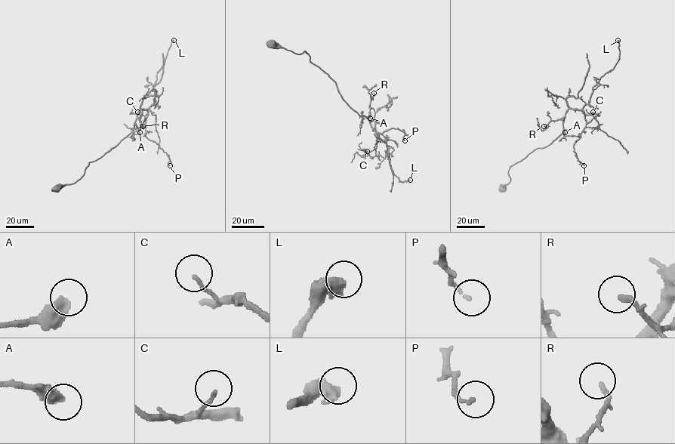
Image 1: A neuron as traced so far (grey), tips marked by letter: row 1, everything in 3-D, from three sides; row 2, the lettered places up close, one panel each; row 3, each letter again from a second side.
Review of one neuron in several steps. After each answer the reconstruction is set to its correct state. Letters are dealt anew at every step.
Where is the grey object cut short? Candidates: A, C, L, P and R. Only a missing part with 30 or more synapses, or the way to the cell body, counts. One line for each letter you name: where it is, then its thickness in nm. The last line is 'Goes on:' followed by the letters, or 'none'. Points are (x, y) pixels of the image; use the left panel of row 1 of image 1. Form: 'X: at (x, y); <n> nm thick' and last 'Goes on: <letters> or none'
L: at (174, 40); 550 nm thick
Goes on: L

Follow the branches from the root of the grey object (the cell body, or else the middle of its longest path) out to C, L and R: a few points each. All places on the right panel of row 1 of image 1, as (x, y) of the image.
C: (501, 189), (510, 182), (512, 166), (562, 132), (569, 109), (582, 111), (587, 122), (598, 115), (593, 112)
L: (501, 189), (510, 182), (512, 166), (562, 132), (569, 109), (588, 103), (593, 87), (618, 60), (617, 40)
R: (501, 189), (510, 182), (512, 166), (534, 149), (548, 146), (562, 132), (564, 117), (544, 126)

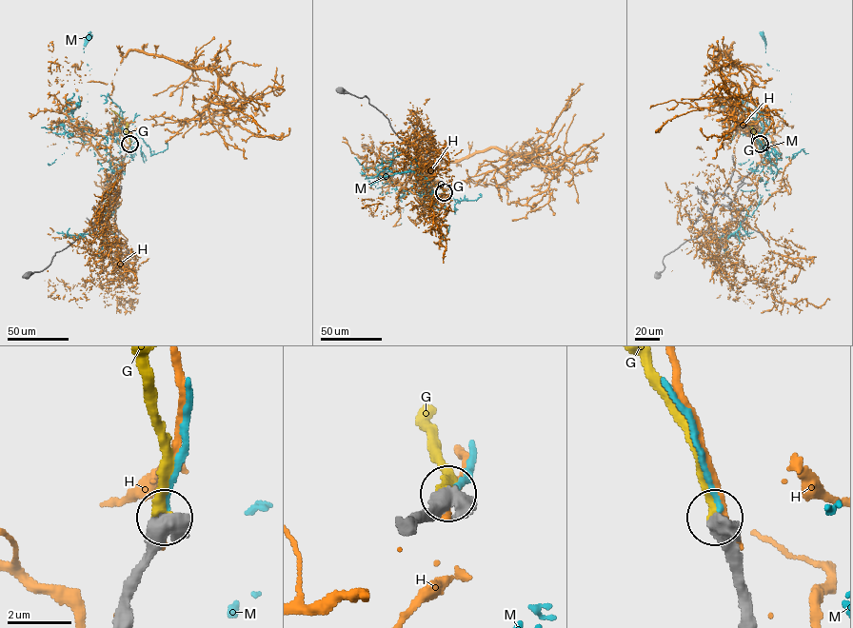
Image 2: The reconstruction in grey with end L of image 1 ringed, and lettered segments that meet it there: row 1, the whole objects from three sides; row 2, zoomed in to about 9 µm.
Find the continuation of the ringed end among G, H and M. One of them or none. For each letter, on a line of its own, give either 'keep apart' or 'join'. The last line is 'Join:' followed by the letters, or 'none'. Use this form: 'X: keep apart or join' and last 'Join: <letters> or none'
G: join
H: keep apart
M: keep apart
Join: G

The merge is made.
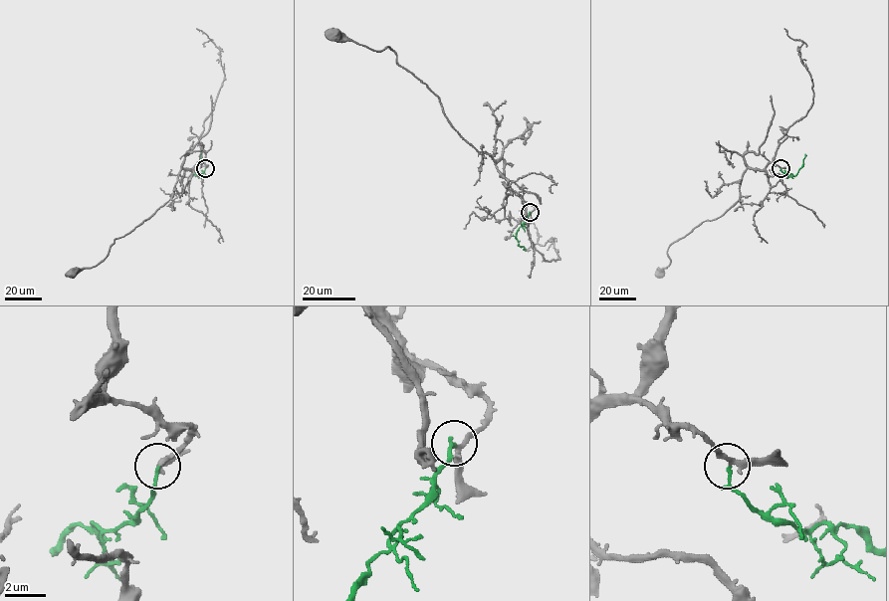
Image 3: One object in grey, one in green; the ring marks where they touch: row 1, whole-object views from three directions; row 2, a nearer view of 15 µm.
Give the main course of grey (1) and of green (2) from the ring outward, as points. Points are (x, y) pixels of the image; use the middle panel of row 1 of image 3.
1: (530, 213), (534, 207), (450, 124), (439, 99), (388, 47), (372, 51), (334, 34)
2: (530, 212), (516, 232), (518, 244), (526, 249)

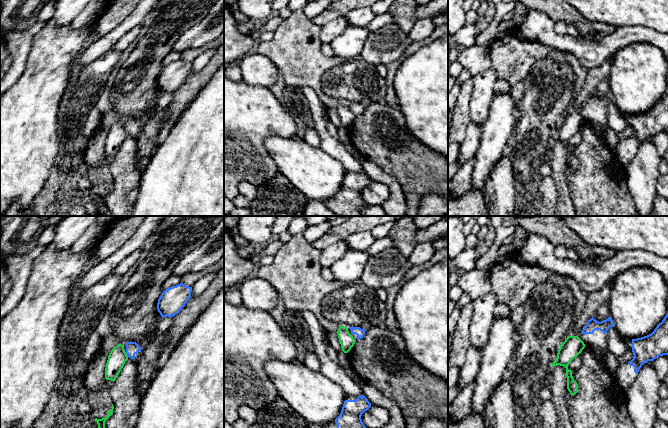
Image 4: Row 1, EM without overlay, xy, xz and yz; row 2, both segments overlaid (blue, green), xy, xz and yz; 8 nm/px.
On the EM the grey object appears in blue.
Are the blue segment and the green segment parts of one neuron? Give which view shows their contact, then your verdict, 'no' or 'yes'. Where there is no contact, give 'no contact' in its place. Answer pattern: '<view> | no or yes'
xy | no

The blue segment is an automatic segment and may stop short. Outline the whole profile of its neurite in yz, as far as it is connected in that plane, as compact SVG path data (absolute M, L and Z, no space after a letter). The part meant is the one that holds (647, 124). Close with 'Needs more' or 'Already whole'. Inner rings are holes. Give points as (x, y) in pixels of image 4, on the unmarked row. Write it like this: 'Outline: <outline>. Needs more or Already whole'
Outline: M668 90L651 110L637 115L626 115L625 120L634 133L631 137L620 140L615 148L617 159L624 167L634 159L644 139L668 131Z. Needs more

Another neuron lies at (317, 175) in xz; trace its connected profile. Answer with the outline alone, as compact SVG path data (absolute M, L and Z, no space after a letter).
M269 136L265 139L264 145L277 165L279 174L285 176L308 200L325 202L340 191L346 170L341 162L320 147L312 147L298 136L292 138Z

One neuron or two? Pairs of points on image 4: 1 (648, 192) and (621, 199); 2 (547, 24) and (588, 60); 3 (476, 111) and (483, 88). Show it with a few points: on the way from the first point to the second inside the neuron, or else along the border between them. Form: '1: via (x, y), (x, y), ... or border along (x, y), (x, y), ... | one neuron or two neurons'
1: border along (626, 173), (627, 189), (635, 205) | two neurons
2: via (553, 36), (559, 42), (572, 44), (576, 48) | one neuron
3: via (479, 105), (482, 94) | one neuron

